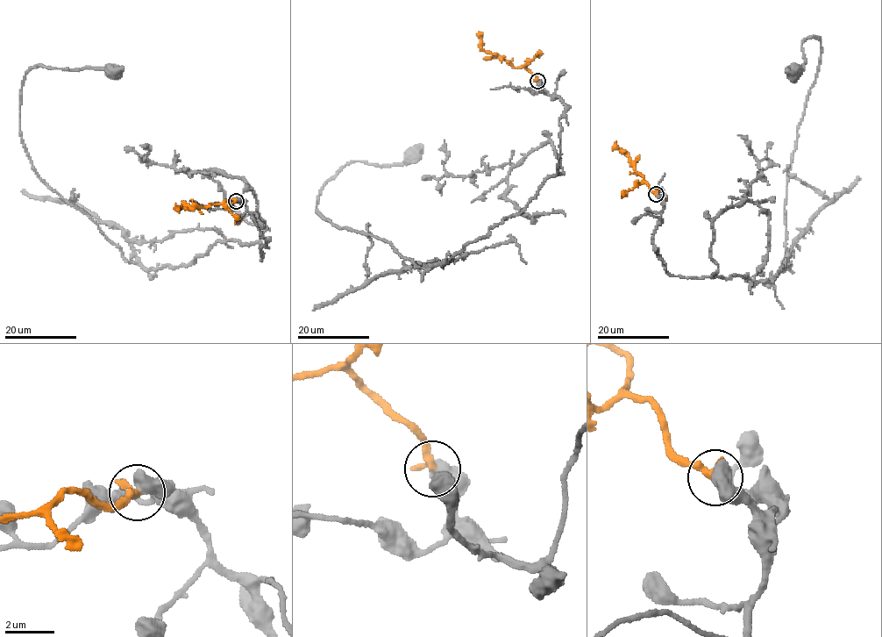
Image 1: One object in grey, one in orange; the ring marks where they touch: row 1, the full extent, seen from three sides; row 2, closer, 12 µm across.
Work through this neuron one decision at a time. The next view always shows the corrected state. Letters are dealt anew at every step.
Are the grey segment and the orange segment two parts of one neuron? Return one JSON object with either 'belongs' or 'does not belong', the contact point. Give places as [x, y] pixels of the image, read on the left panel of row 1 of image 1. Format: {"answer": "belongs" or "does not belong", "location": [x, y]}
{"answer": "belongs", "location": [236, 201]}

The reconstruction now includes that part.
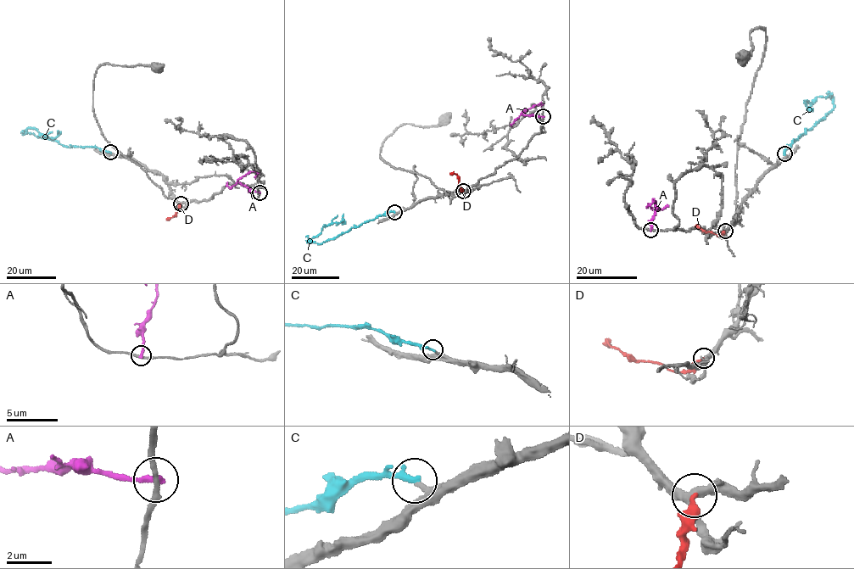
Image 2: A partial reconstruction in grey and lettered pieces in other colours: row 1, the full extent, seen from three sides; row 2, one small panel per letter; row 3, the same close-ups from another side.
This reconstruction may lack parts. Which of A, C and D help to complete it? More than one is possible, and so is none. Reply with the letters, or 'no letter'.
C

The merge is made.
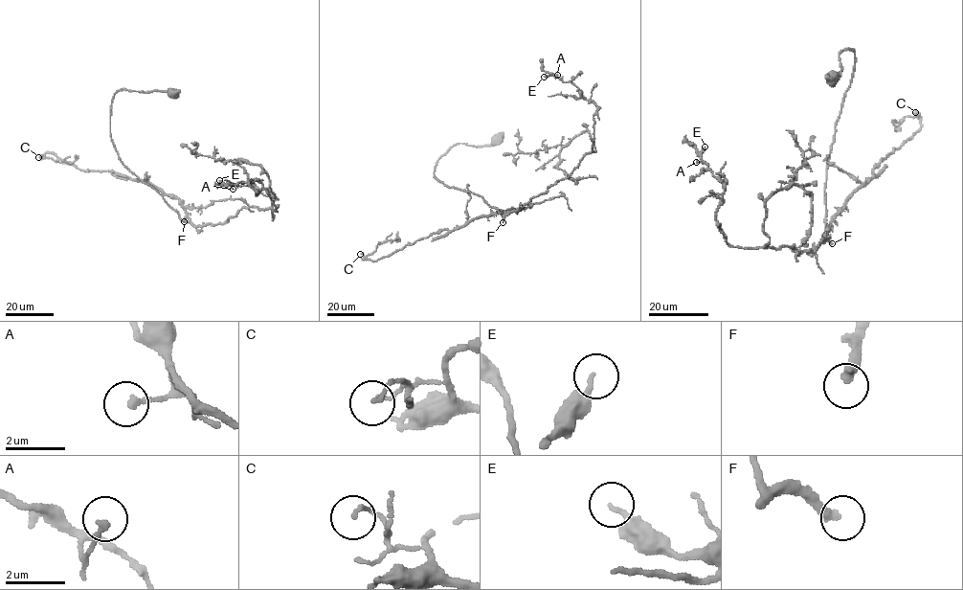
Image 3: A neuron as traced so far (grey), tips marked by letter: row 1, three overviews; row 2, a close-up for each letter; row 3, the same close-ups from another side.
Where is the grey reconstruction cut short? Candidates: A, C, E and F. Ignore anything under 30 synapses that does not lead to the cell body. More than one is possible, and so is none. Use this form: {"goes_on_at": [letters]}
{"goes_on_at": ["F"]}

